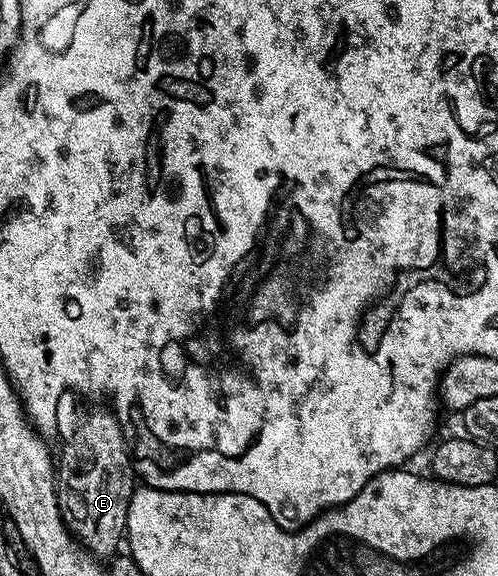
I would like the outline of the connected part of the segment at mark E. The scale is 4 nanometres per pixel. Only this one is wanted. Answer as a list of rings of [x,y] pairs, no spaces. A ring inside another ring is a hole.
[[[66,400],[63,405],[63,428],[60,430],[60,440],[65,440],[65,446],[61,449],[61,457],[59,453],[59,481],[63,488],[60,490],[60,500],[63,502],[64,518],[68,524],[70,532],[74,538],[79,539],[80,543],[89,550],[90,553],[96,555],[101,559],[109,559],[118,552],[117,544],[122,544],[123,538],[126,536],[127,530],[125,524],[129,518],[129,500],[133,498],[133,490],[135,488],[135,469],[133,458],[129,452],[129,447],[125,443],[125,437],[121,433],[121,425],[118,423],[117,418],[113,416],[112,412],[101,409],[84,409],[81,405],[76,405],[75,402]]]

